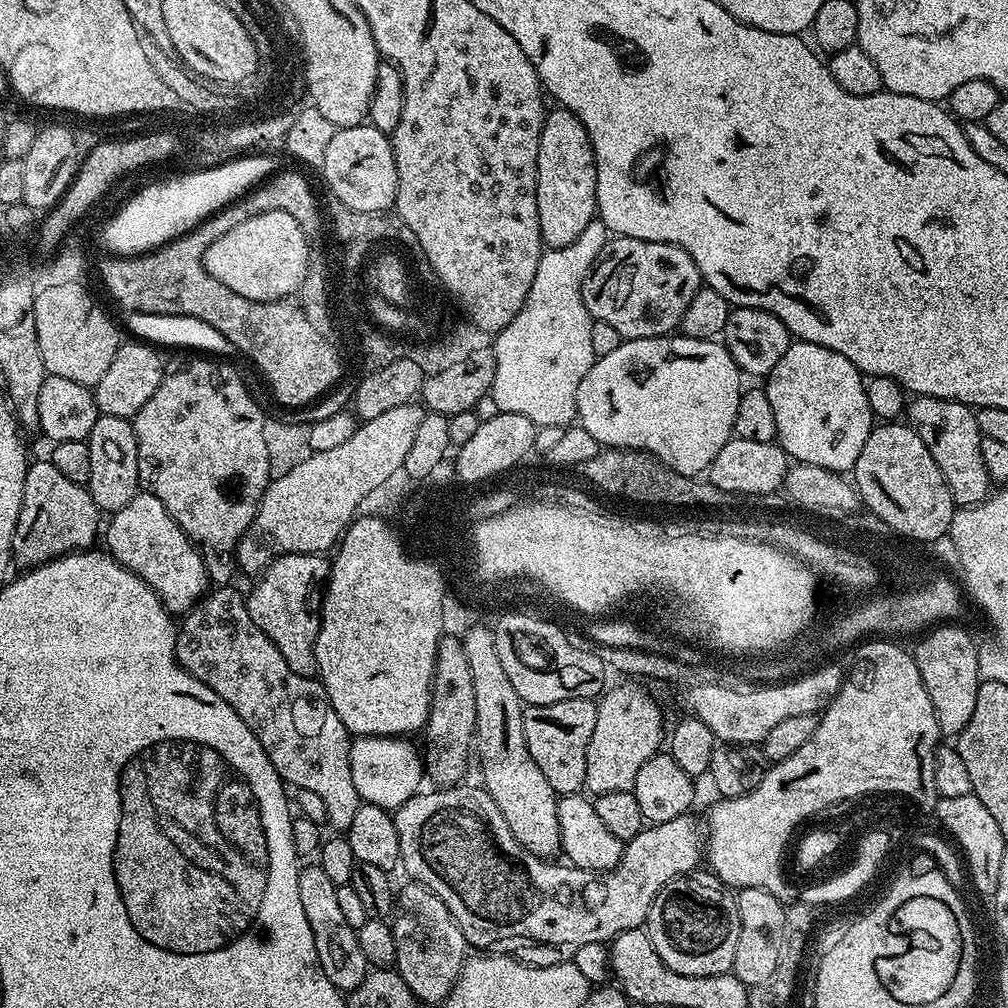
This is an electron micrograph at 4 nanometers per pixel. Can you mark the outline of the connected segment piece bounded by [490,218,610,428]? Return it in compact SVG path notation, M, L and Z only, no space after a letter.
M599 218L592 220L570 246L548 248L538 262L538 274L534 274L534 286L530 286L530 294L526 294L526 302L522 310L505 328L495 333L494 351L496 369L490 395L498 402L500 412L522 414L522 418L530 418L537 428L546 426L565 427L577 419L576 399L578 386L582 386L582 378L590 370L592 361L597 359L594 346L590 346L590 330L592 316L586 310L586 302L582 298L582 286L588 271L608 245L610 233Z

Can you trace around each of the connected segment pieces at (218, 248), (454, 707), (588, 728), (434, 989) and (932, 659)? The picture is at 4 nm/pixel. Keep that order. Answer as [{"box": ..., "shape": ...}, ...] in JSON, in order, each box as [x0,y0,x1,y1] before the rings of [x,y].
[{"box":[204,210,310,301],"shape":[[[270,210],[246,222],[238,222],[234,230],[226,230],[204,252],[204,268],[211,278],[228,286],[234,294],[258,301],[280,300],[295,293],[300,279],[306,276],[310,265],[303,258],[310,252],[309,237],[302,230],[294,214]]]},{"box":[422,635,478,788],"shape":[[[448,635],[440,637],[428,723],[422,729],[422,736],[428,739],[428,749],[425,747],[422,752],[426,776],[440,788],[459,785],[467,777],[464,775],[468,772],[468,751],[471,753],[474,748],[478,714],[478,702],[474,702],[474,674],[470,674],[470,661],[466,658],[463,639],[459,635]]]},{"box":[524,698,595,796],"shape":[[[574,698],[553,704],[534,704],[524,710],[524,737],[530,758],[538,762],[538,770],[546,774],[546,782],[560,796],[579,793],[586,782],[586,750],[590,734],[594,734],[595,699]]]},{"box":[391,882,470,1005],"shape":[[[408,882],[404,889],[398,892],[398,911],[391,921],[394,942],[396,943],[395,971],[400,971],[404,984],[420,1000],[429,1000],[430,1003],[439,1005],[444,997],[450,994],[460,971],[464,969],[466,953],[470,945],[462,930],[456,925],[456,919],[446,910],[442,898],[438,898],[425,884]]]},{"box":[914,622,981,738],"shape":[[[945,622],[931,630],[925,631],[915,641],[917,644],[916,648],[914,647],[918,674],[922,674],[922,682],[926,686],[926,694],[930,694],[930,702],[934,706],[934,718],[938,718],[940,735],[944,738],[959,736],[960,731],[966,726],[966,722],[970,722],[970,718],[974,714],[974,705],[978,703],[978,686],[981,682],[981,649],[979,647],[976,648],[971,634],[966,629],[956,627],[960,626],[952,622]]]}]

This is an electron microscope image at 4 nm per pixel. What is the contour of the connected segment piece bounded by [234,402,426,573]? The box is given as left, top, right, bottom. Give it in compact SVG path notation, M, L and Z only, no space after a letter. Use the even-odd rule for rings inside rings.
M416 402L394 406L394 410L386 410L386 414L381 414L378 418L363 421L350 438L350 442L342 442L342 446L334 450L312 452L293 468L281 471L265 490L264 497L257 506L256 516L252 520L252 527L244 531L240 543L236 545L235 563L241 569L244 567L246 571L255 573L278 556L314 556L327 553L327 548L335 549L357 515L357 508L365 503L370 492L377 489L386 478L395 477L403 469L406 453L414 442L414 433L418 431L418 422L422 422L425 414L425 409Z

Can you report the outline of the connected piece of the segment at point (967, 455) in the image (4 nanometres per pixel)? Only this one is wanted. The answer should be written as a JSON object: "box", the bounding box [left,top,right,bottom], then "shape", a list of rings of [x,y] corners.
{"box":[906,396,990,506],"shape":[[[916,396],[913,401],[906,408],[907,423],[916,429],[922,442],[926,442],[926,450],[930,450],[934,462],[938,462],[938,470],[942,470],[946,478],[952,499],[960,506],[983,504],[990,495],[990,481],[982,462],[982,437],[975,411],[957,400],[933,396]]]}

